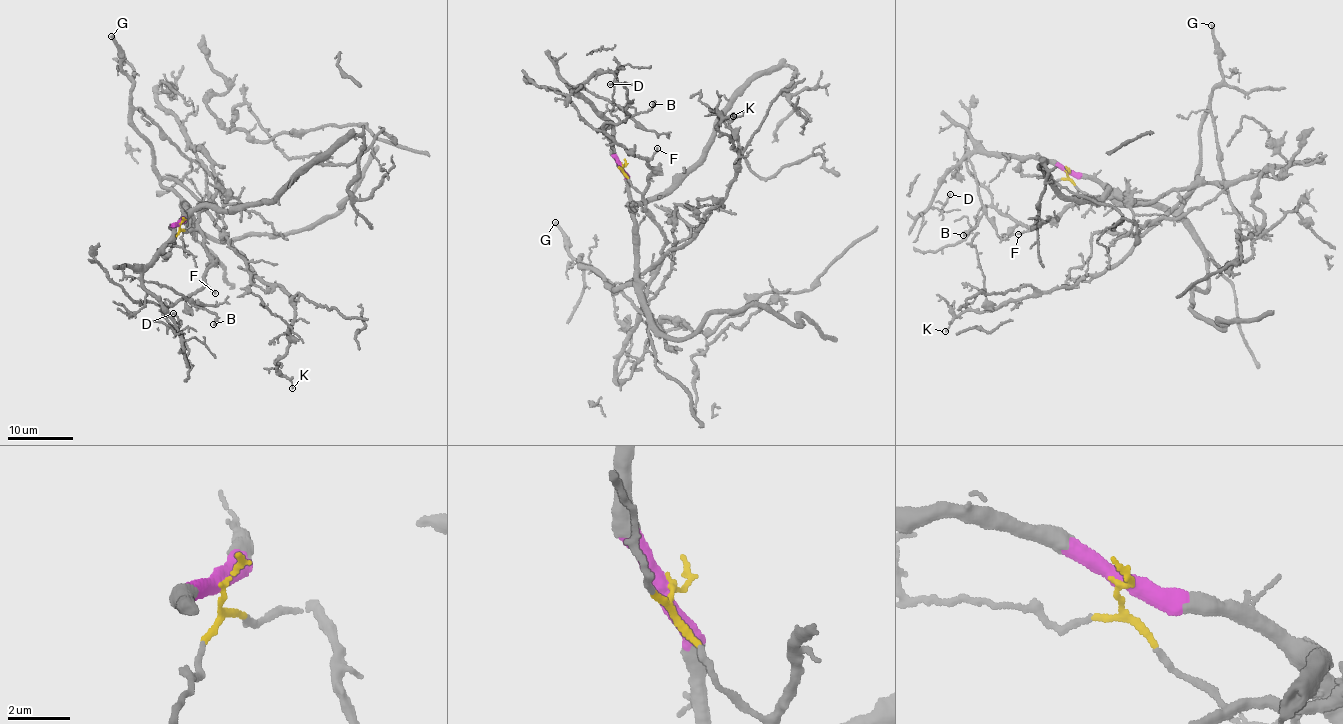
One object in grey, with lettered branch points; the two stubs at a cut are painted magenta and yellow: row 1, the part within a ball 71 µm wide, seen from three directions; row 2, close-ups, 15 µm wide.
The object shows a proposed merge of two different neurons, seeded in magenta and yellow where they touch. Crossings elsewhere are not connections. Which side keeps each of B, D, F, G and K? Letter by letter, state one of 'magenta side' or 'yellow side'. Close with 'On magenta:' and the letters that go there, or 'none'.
B: magenta side
D: magenta side
F: yellow side
G: magenta side
K: magenta side
On magenta: B, D, G, K

